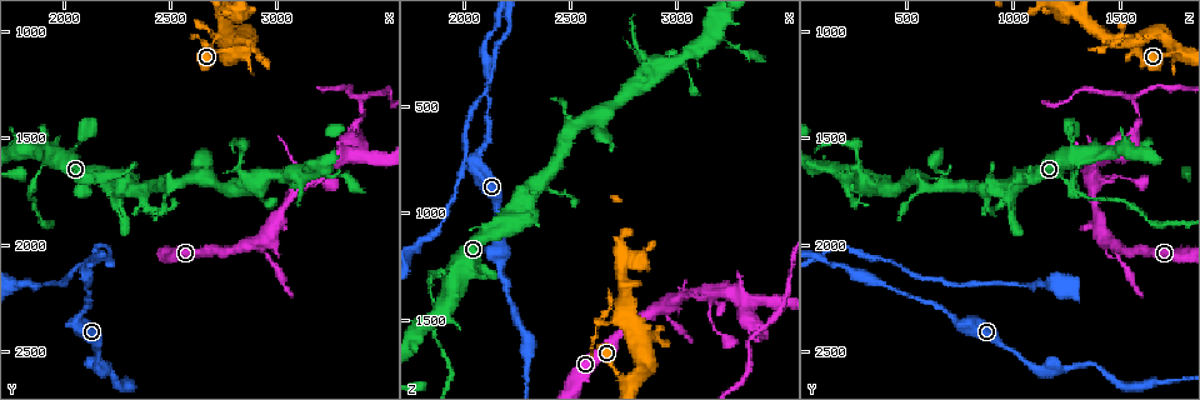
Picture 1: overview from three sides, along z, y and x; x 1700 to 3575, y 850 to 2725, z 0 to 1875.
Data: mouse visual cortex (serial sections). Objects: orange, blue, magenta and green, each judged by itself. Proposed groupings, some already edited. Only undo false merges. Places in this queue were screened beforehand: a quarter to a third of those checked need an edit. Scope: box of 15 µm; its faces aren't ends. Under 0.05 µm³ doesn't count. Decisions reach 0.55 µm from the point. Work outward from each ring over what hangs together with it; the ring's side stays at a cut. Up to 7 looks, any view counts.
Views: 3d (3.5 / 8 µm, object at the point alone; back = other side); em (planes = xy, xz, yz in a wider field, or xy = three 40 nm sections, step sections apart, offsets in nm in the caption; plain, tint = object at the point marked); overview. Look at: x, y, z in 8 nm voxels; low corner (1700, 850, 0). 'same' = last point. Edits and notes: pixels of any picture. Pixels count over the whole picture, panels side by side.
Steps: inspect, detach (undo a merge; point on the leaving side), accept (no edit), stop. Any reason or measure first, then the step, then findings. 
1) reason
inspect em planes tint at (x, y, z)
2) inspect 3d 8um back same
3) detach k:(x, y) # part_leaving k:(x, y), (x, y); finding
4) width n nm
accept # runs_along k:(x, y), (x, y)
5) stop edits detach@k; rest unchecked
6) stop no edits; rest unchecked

a narrow waist
inspect 3d 3.5um at (1910, 1610, 1310)

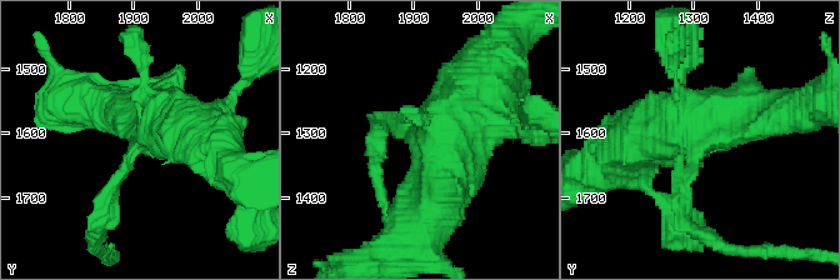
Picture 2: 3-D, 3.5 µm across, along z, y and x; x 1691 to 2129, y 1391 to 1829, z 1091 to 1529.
inspect em xy step 1 tint at (1915, 1615, 1305)

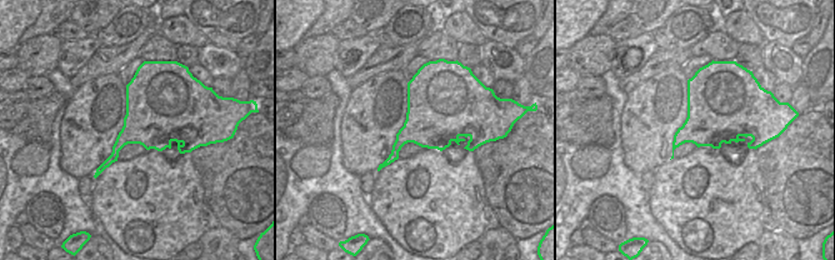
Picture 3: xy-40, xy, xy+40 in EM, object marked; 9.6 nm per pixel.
detach 2:(108, 198) # part_leaving 2:(130, 161), (110, 189), (95, 246); two cells meet here

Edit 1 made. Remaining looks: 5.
see it whole again
inspect overview

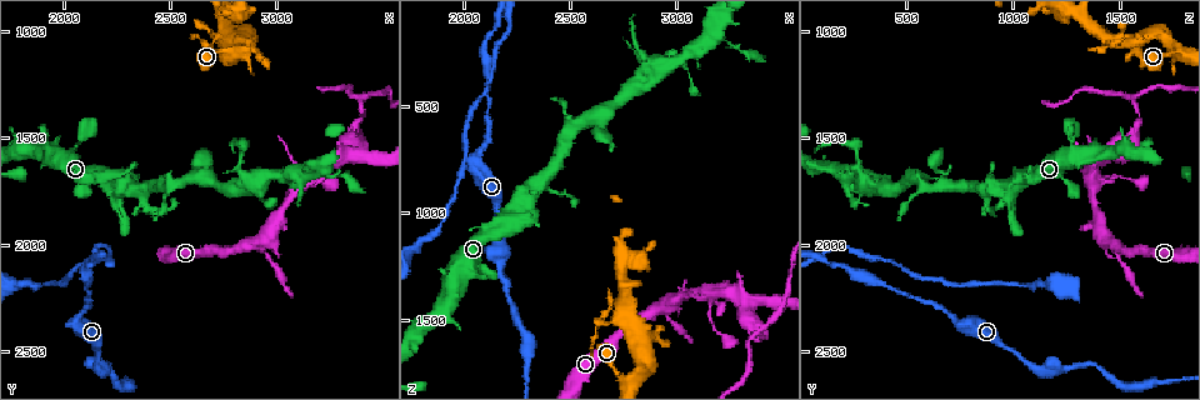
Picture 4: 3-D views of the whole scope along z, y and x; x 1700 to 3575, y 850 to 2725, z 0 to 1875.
three arms meet
inspect 3d 3.5um at (3310, 1570, 1410)

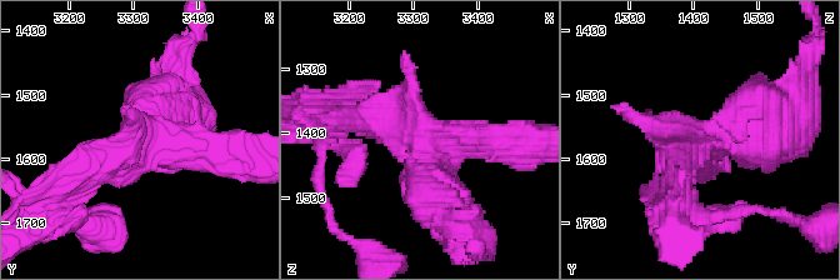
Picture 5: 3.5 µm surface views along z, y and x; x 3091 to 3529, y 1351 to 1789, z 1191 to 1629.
inspect em xy step 1 tint at (3315, 1570, 1410)

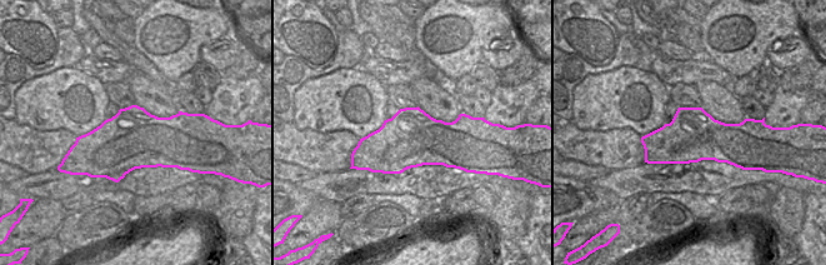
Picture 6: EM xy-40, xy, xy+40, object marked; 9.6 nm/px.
detach 5:(451, 224) # part_leaving 5:(443, 205), (455, 253), (474, 253); two cells meet here

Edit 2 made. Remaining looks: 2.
calibre changes
inspect 3d 3.5um back at (2740, 1020, 1430)

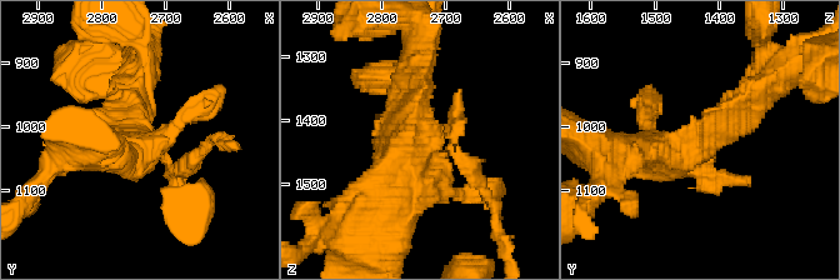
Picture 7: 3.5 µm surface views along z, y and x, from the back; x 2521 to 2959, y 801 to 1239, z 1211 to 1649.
now the EM
inspect em planes tint at (2755, 1020, 1430)

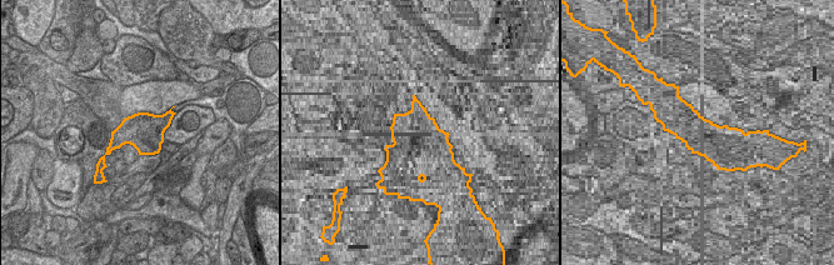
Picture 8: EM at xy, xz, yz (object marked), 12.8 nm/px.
accept # runs_along 7:(630, 151), (691, 148), (765, 83); one cell here

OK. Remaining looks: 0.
stop edits detach@2, detach@5; rest unchecked

